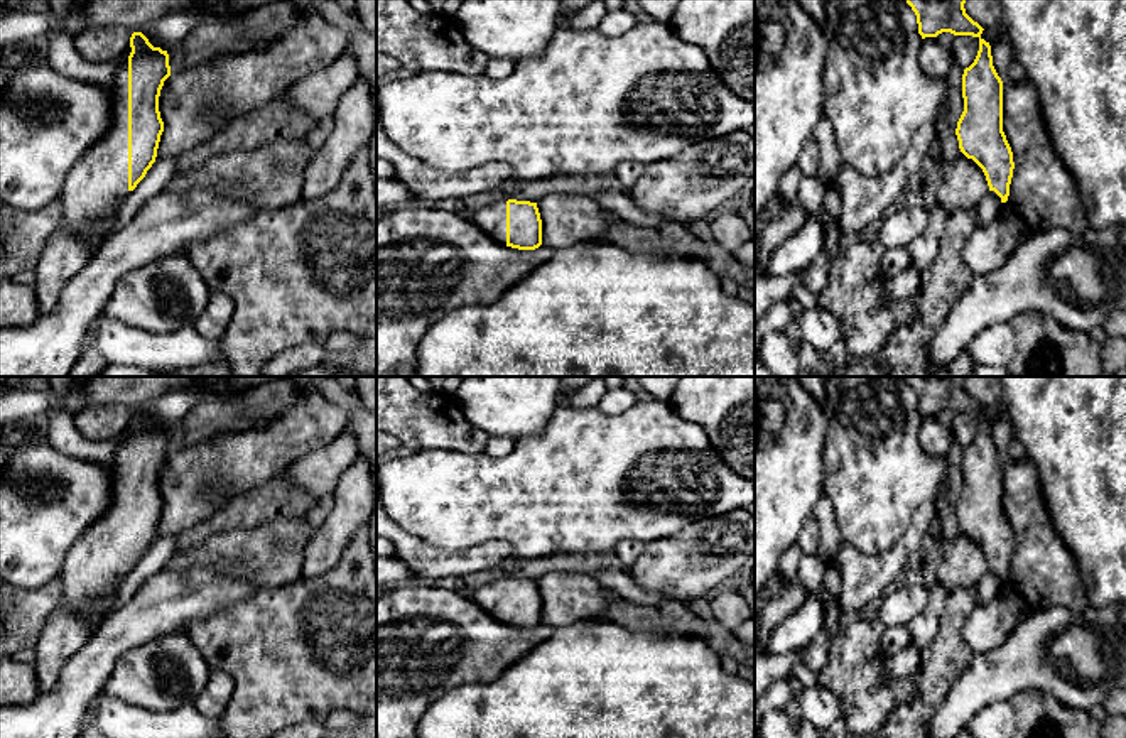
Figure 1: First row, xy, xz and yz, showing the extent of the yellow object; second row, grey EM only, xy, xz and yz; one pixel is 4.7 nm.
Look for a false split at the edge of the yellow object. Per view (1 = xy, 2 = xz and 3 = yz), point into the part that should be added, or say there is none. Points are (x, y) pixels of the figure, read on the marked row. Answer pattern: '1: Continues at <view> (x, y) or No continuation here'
1: Continues at xy (97, 184)
2: Continues at xz (492, 220)
3: No continuation here

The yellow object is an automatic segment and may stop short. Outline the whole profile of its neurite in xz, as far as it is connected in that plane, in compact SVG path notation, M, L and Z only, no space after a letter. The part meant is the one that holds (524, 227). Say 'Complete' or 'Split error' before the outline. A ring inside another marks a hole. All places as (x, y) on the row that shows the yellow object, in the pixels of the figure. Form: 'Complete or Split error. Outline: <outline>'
Split error. Outline: M500 201L478 209L471 220L496 243L535 250L542 245L542 220L537 203Z

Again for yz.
Complete. Outline: M907 0L907 3L917 15L922 39L937 37L942 32L979 39L977 56L962 74L964 111L957 122L955 135L961 152L983 169L989 191L994 191L1001 198L1001 203L1006 203L1015 162L1003 132L1003 81L993 66L991 46L981 37L984 29L966 14L966 0Z

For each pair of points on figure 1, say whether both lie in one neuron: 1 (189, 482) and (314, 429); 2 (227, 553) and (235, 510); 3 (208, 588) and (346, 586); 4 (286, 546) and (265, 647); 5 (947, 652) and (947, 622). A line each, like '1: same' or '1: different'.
1: same
2: different
3: different
4: different
5: same

